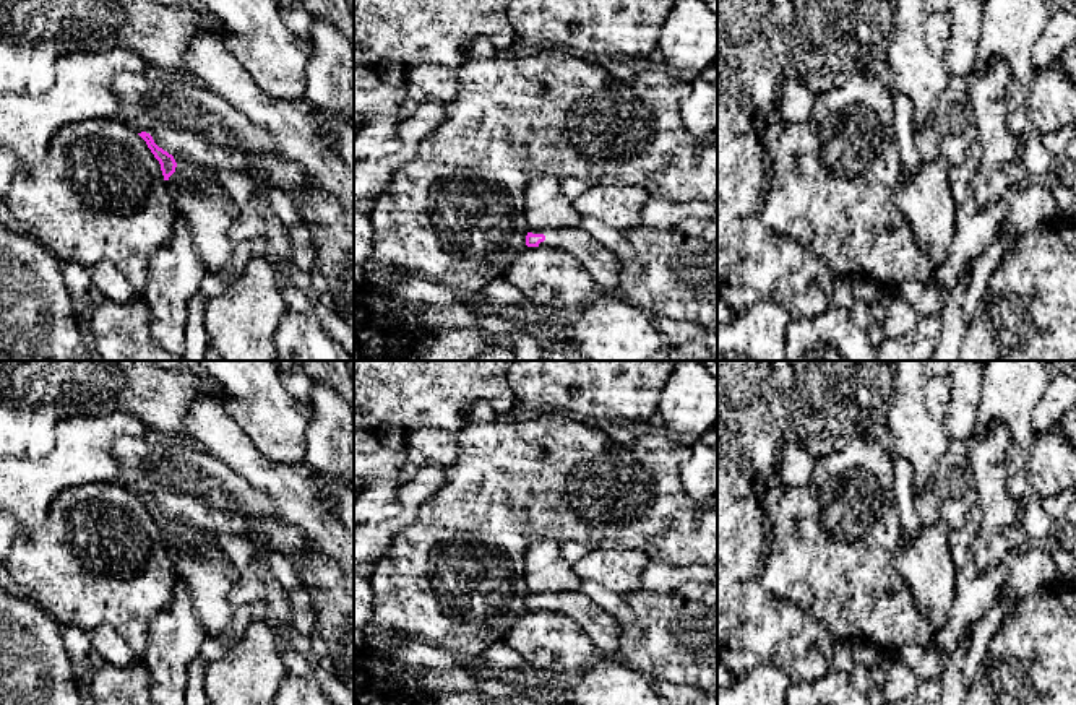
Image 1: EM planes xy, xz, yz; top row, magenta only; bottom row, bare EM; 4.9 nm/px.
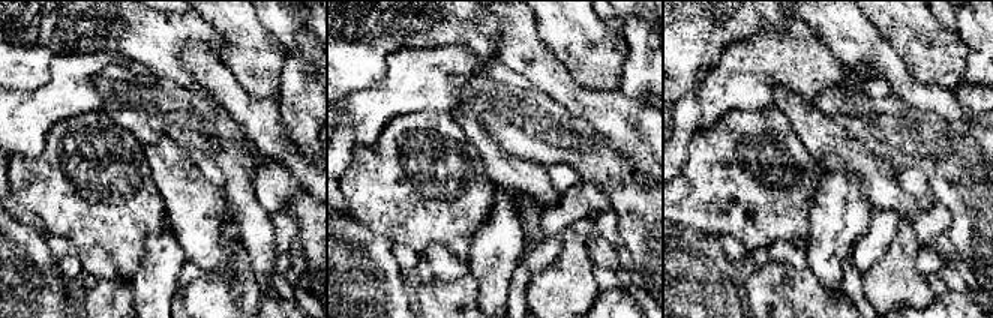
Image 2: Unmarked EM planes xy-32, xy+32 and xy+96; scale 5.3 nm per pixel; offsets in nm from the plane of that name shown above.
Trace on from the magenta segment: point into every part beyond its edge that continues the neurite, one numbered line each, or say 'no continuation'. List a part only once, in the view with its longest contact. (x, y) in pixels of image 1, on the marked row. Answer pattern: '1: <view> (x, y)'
1: xz (602, 265)

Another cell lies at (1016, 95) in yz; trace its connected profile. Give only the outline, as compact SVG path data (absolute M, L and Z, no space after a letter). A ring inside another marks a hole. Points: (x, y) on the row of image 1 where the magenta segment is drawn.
M1013 80L1006 89L1006 107L1008 115L1011 117L1011 133L1021 140L1021 135L1029 123L1027 119L1027 104L1029 104L1029 84L1022 84L1018 80Z

